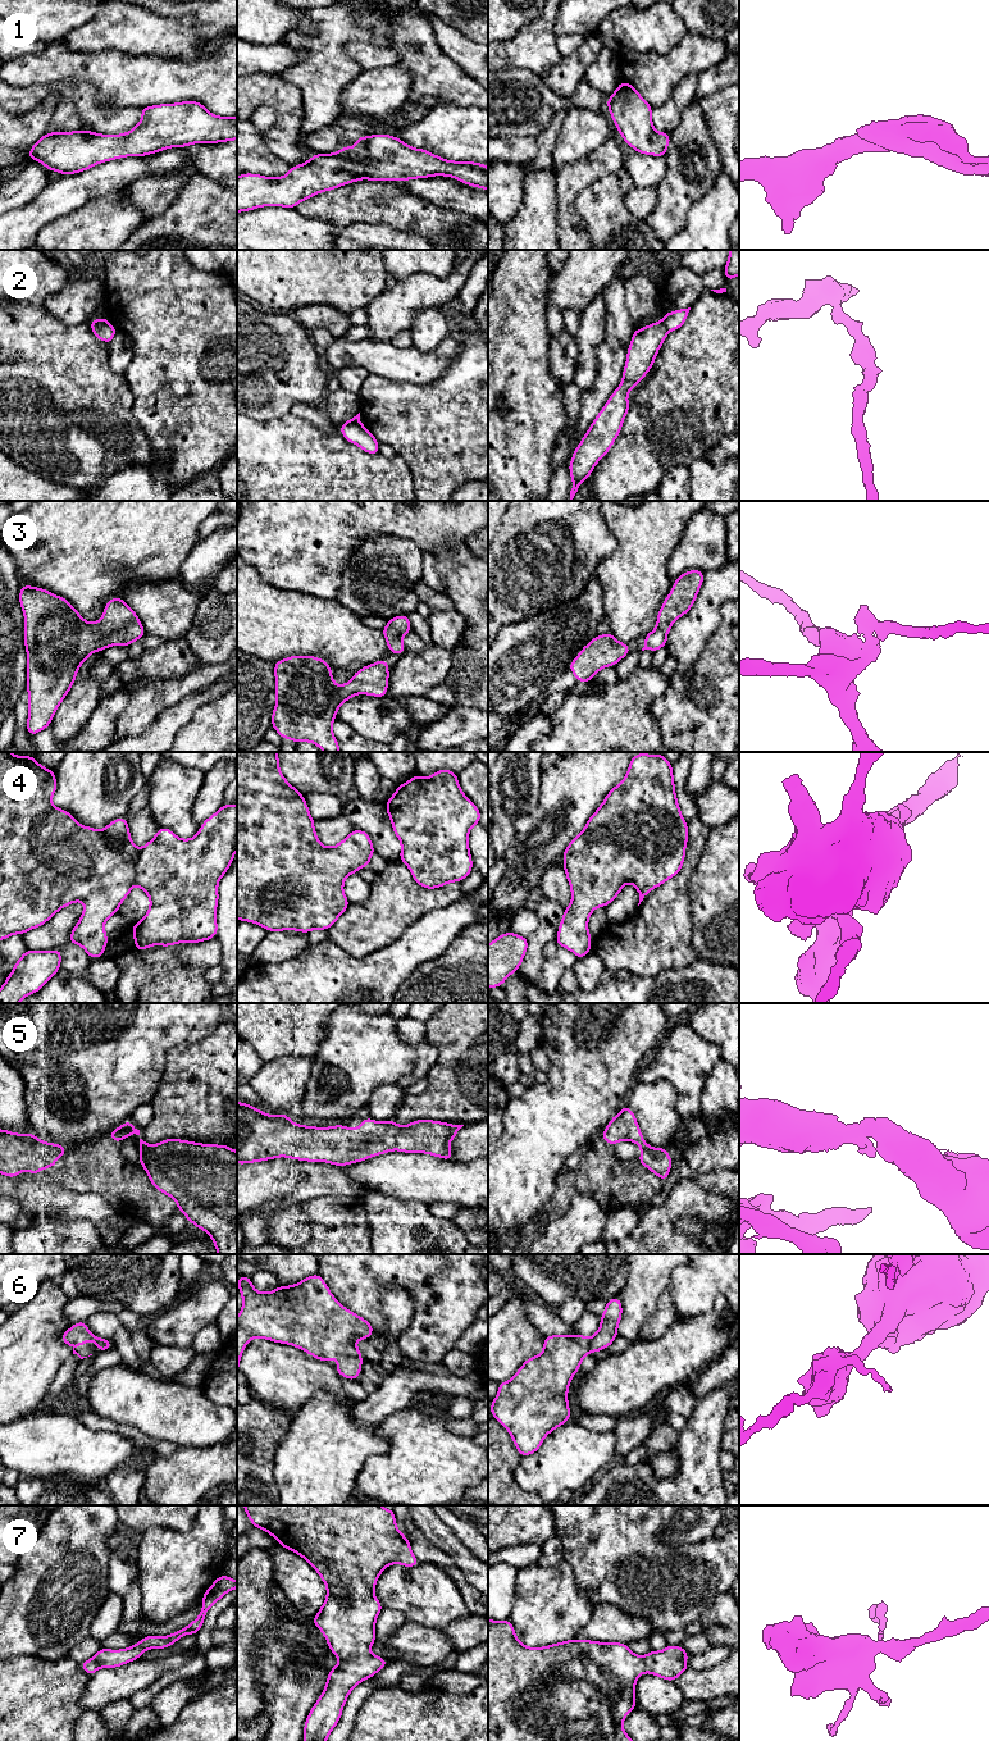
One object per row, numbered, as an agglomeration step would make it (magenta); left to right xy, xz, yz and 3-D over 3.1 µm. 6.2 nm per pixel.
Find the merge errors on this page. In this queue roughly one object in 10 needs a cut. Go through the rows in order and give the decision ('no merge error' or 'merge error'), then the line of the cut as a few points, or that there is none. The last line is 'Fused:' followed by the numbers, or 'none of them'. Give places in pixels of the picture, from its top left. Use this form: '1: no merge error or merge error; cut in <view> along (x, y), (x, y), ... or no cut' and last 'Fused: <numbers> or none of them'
1: no merge error; no cut
2: merge error; cut in xy along (108, 322), (91, 327)
3: no merge error; no cut
4: no merge error; no cut
5: no merge error; no cut
6: no merge error; no cut
7: no merge error; no cut
Fused: 2

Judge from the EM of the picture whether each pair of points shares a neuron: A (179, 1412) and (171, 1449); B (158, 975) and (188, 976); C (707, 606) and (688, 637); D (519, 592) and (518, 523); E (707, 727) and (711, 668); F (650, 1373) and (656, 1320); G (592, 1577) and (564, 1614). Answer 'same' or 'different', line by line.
A: different
B: same
C: same
D: same
E: same
F: different
G: different

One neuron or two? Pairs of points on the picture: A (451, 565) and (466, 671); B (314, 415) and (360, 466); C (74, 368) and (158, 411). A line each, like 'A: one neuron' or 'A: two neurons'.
A: one neuron
B: two neurons
C: two neurons

